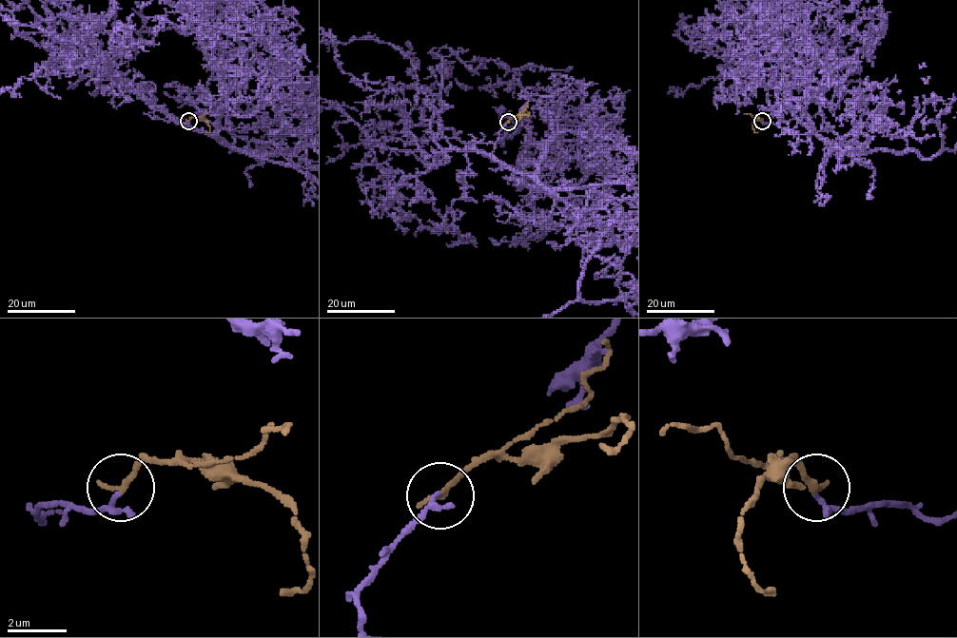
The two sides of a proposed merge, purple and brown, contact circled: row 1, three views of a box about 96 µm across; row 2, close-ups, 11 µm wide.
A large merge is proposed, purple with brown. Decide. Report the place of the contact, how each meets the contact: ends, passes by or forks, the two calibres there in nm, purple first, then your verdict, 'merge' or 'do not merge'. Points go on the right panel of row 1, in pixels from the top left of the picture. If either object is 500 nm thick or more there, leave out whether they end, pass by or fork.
(762, 121) | purple passes by | brown ends | 140/260 nm | merge

